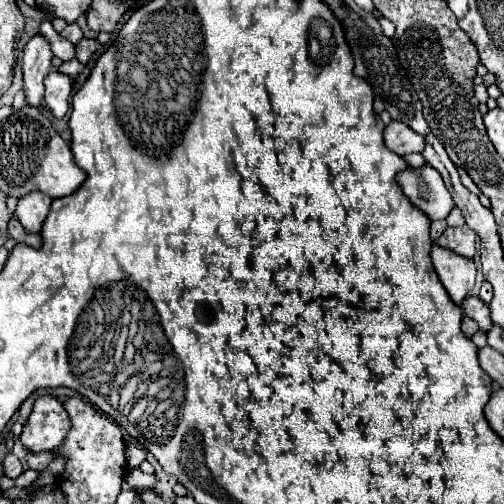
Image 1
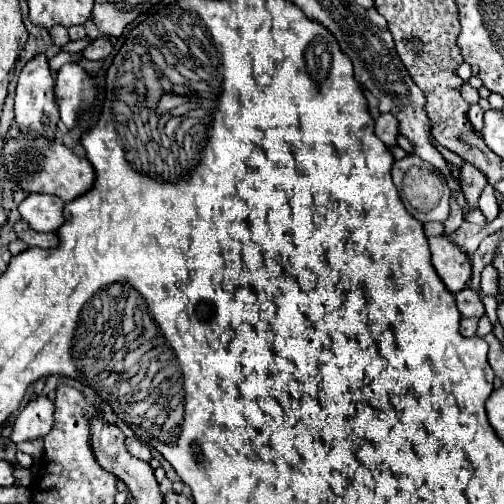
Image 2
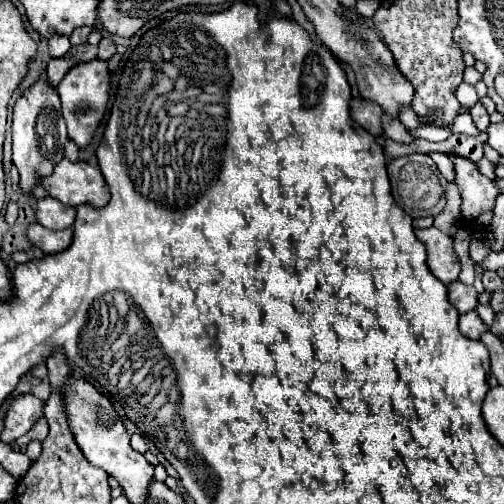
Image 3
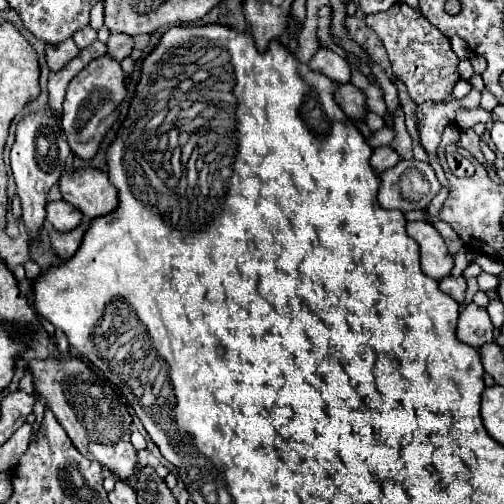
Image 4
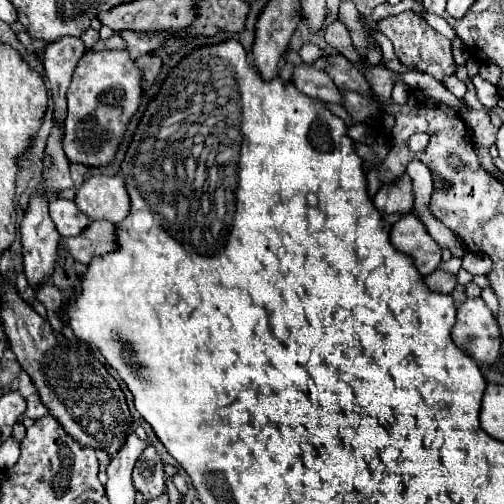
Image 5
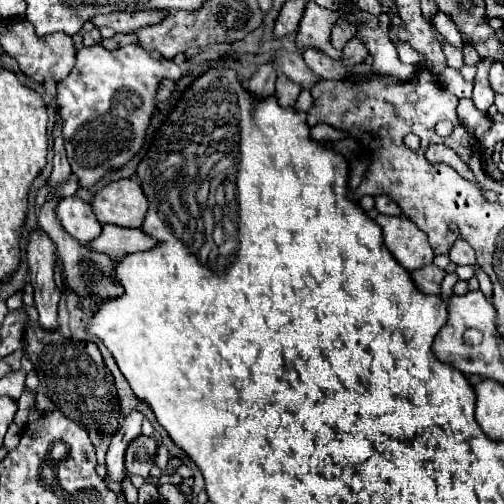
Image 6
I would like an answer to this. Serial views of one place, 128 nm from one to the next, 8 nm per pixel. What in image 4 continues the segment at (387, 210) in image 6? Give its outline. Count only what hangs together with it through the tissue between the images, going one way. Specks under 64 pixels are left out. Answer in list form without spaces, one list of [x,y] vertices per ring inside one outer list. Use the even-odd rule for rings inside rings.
[[[400,160],[398,166],[394,166],[382,174],[378,202],[384,210],[402,210],[402,212],[424,210],[424,208],[428,208],[430,200],[436,196],[438,190],[440,190],[440,182],[430,164],[420,162],[420,160]],[[410,170],[416,170],[428,182],[428,194],[416,202],[410,202],[402,190],[402,174],[406,174]]]

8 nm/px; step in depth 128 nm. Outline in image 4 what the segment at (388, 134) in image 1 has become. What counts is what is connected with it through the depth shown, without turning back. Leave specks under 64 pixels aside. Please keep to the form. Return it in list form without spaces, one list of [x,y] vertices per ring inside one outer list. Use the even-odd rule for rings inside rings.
[[[338,84],[336,92],[334,92],[334,100],[344,110],[344,114],[352,120],[360,120],[362,114],[366,114],[364,94],[358,88],[354,88],[352,84]]]

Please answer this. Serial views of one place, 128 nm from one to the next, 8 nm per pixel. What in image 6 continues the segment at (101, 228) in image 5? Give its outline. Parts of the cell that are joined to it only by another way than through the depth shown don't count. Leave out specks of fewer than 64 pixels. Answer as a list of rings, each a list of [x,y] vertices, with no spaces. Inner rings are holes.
[[[106,224],[106,226],[102,226],[102,234],[96,240],[92,240],[92,244],[88,244],[88,246],[92,250],[112,256],[114,260],[120,260],[128,254],[150,250],[156,244],[158,242],[154,240],[154,236],[142,232],[140,228],[132,230],[132,228],[120,228],[120,226]]]

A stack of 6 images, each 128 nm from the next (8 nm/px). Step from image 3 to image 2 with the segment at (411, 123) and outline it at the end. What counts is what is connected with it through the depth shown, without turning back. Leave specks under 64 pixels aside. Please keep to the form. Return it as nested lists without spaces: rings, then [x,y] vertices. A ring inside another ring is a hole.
[[[430,138],[430,142],[432,142],[432,146],[434,146],[434,148],[436,148],[436,150],[438,150],[438,152],[440,152],[440,154],[446,158],[446,160],[455,163],[459,169],[462,167],[463,160],[457,154],[450,152],[448,148],[442,148],[442,146],[440,146],[440,144],[438,144],[434,138]]]

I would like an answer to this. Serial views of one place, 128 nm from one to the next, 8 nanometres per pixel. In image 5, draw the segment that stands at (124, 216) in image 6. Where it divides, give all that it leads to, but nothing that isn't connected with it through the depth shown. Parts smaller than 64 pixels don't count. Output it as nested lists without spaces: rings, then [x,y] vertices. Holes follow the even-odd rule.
[[[92,176],[78,190],[76,204],[90,220],[120,224],[130,214],[130,196],[122,176]]]

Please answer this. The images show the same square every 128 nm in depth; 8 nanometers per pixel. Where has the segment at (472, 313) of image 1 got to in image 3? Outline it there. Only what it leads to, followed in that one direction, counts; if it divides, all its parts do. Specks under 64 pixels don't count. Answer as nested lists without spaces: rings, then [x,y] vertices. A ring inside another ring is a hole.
[[[452,282],[448,284],[448,298],[450,302],[456,306],[456,310],[460,314],[468,312],[468,310],[474,310],[476,304],[478,304],[478,294],[474,290],[474,286],[466,286],[462,282]]]

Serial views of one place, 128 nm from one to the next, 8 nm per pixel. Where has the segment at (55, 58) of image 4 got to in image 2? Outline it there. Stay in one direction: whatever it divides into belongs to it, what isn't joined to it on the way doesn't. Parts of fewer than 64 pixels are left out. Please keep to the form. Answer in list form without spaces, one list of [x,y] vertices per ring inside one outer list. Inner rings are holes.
[[[54,26],[54,28],[50,28],[50,38],[52,38],[52,42],[54,42],[58,48],[62,48],[62,46],[66,46],[66,44],[70,42],[68,32],[66,32],[64,26]]]

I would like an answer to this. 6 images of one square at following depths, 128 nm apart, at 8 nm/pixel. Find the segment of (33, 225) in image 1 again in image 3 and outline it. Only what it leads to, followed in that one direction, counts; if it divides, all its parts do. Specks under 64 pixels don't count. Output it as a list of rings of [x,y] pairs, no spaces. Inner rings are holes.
[[[42,198],[36,204],[36,218],[44,228],[66,230],[76,220],[76,208],[64,206],[56,198]]]

